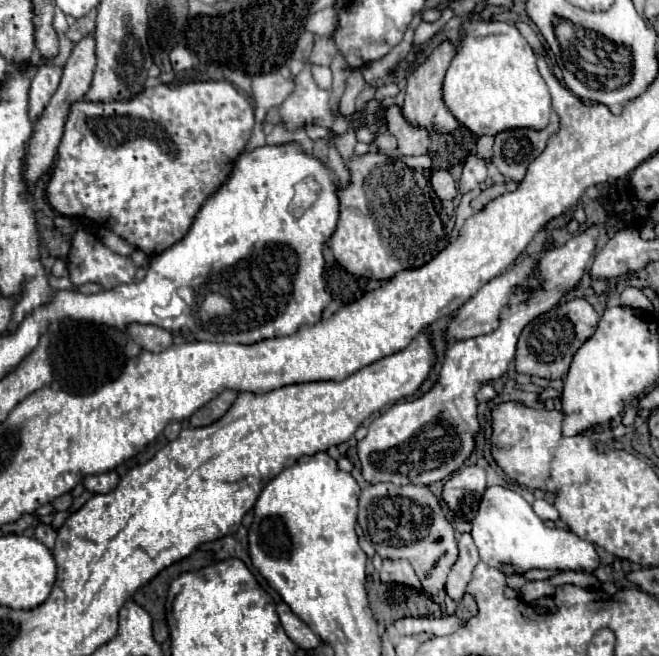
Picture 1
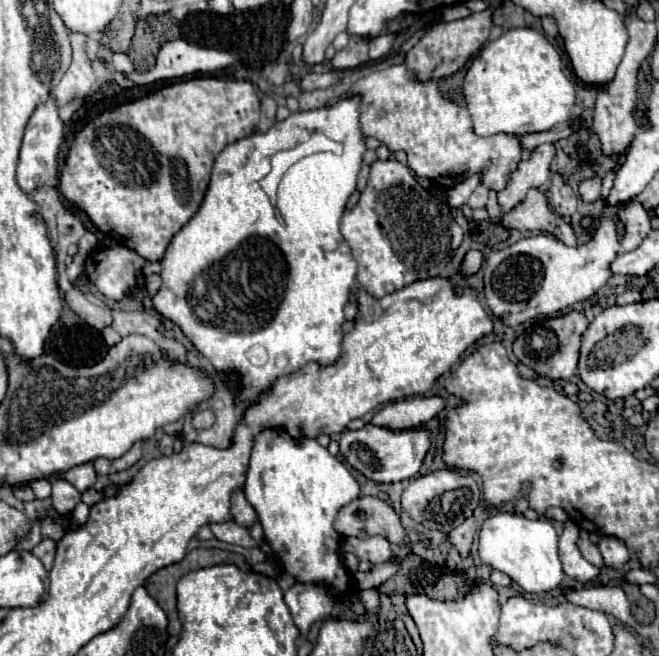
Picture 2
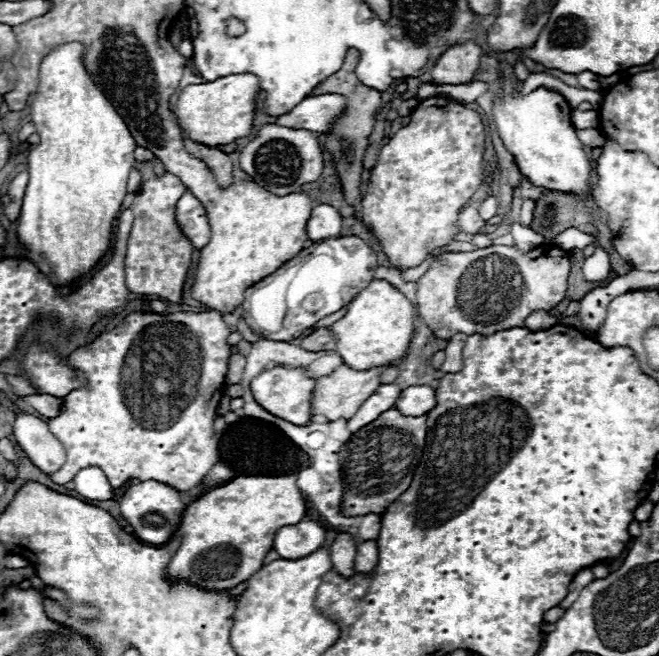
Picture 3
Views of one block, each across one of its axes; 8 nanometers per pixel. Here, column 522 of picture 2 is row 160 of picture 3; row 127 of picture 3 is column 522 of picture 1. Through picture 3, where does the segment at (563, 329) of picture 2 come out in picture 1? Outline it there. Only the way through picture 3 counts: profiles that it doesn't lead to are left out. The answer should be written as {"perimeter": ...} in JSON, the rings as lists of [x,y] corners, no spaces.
{"perimeter":[[[574,298],[574,300],[562,302],[556,310],[550,310],[550,312],[538,316],[520,334],[518,352],[516,352],[516,370],[520,374],[540,376],[540,378],[548,378],[548,380],[564,378],[568,372],[568,366],[572,362],[572,356],[594,334],[598,322],[600,322],[600,314],[584,298]]]}

